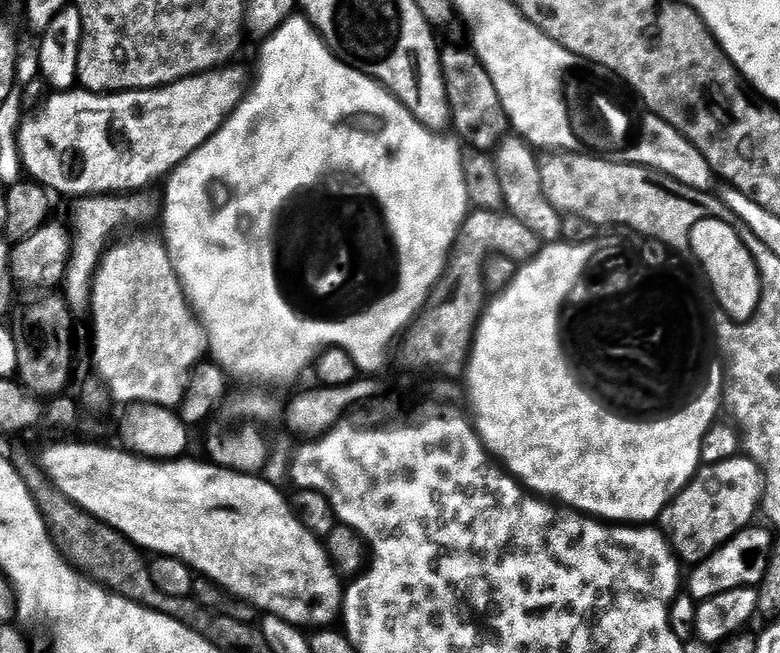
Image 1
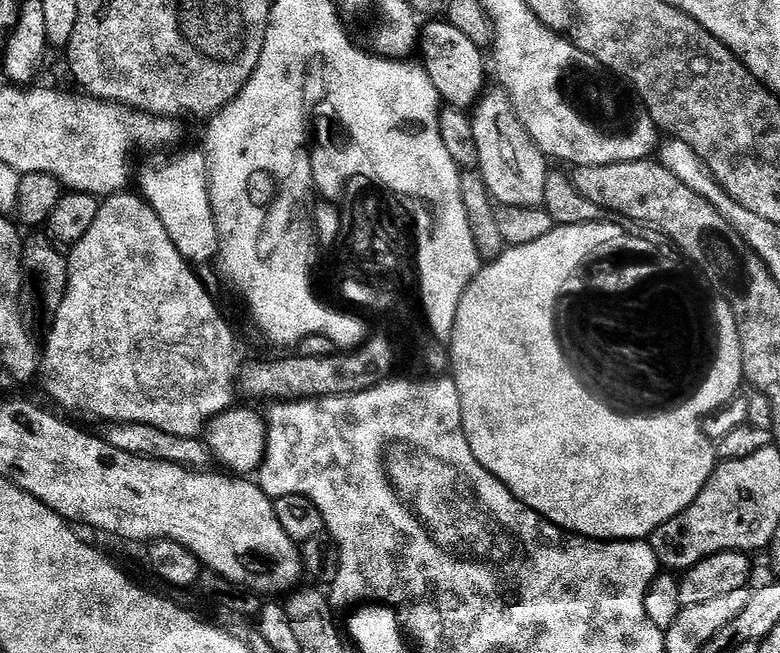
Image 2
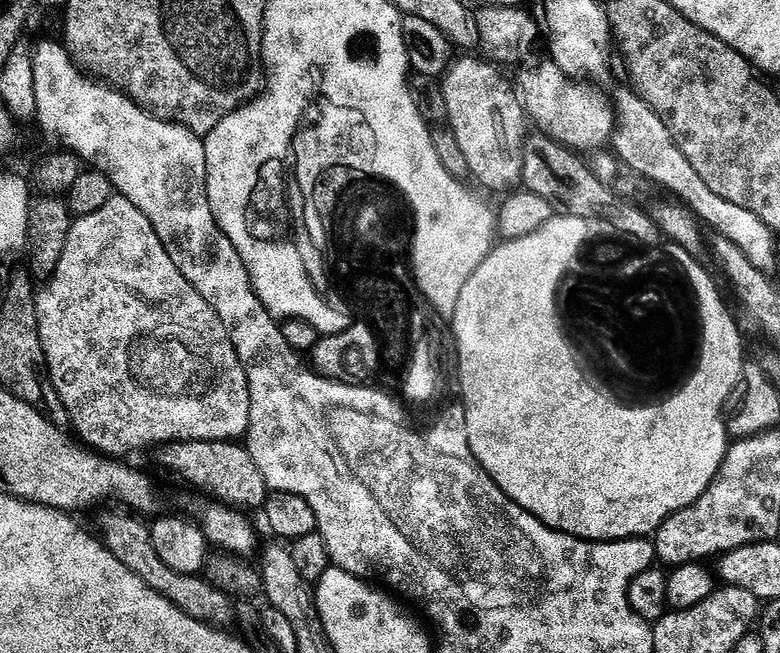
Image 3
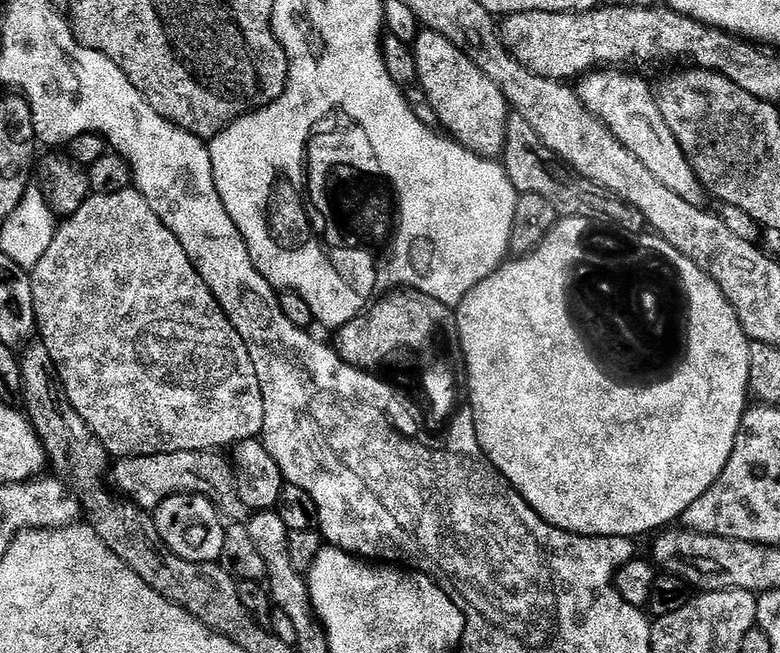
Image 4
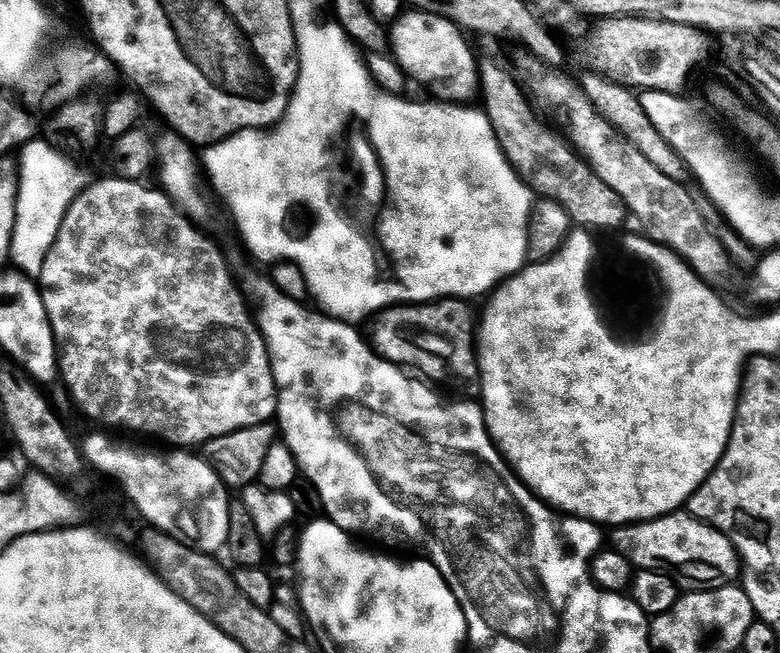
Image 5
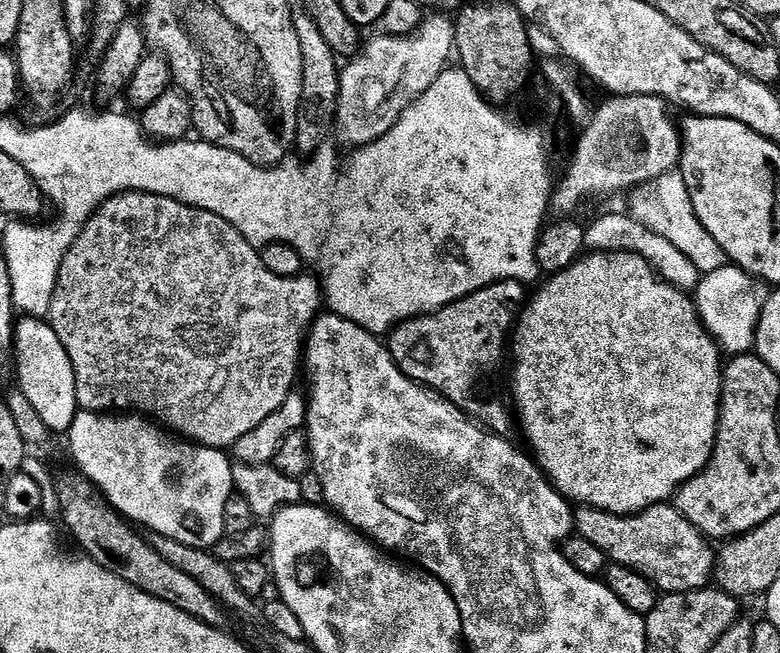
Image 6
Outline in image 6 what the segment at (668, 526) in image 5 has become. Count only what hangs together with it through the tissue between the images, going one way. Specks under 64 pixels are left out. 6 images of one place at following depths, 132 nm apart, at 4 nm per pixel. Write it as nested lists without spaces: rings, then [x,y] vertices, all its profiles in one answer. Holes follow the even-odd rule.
[[[671,503],[655,504],[630,516],[619,516],[613,512],[580,506],[574,512],[574,528],[579,536],[588,539],[598,550],[604,552],[612,564],[620,564],[642,574],[651,584],[656,585],[661,593],[697,592],[700,588],[709,587],[713,583],[717,549],[711,548],[708,545],[711,544],[709,537],[694,527],[681,514],[679,508]]]

